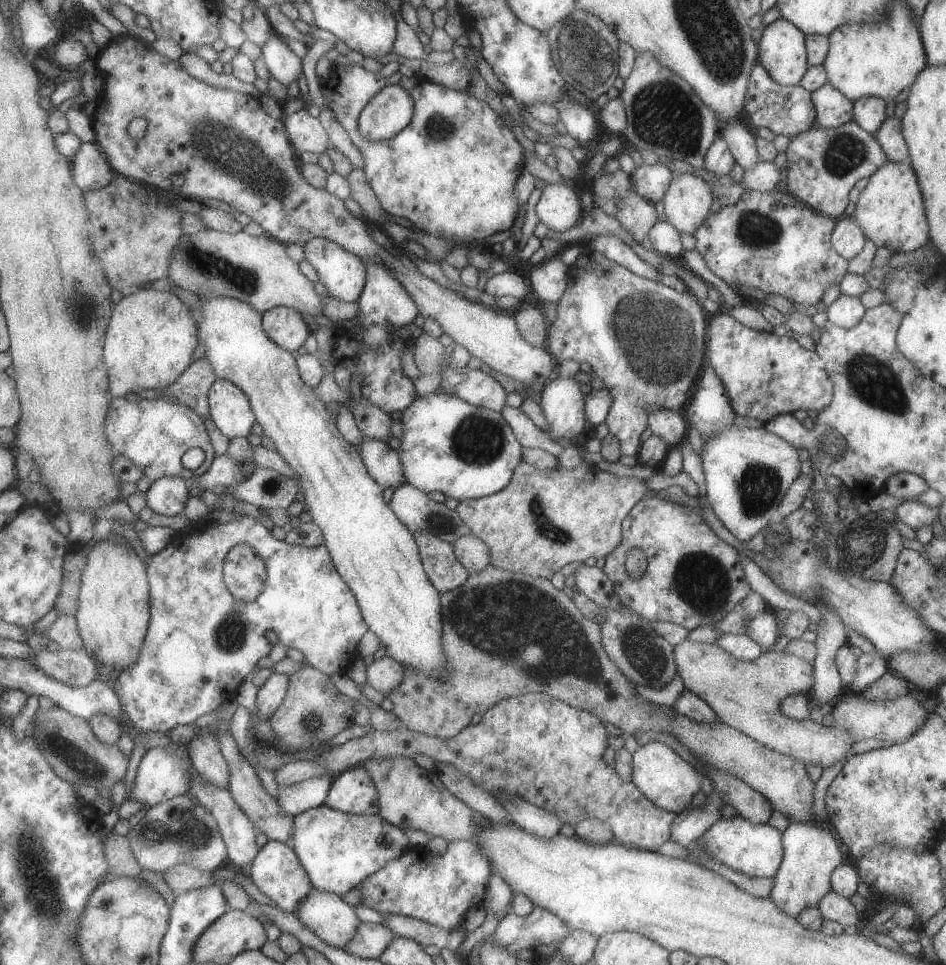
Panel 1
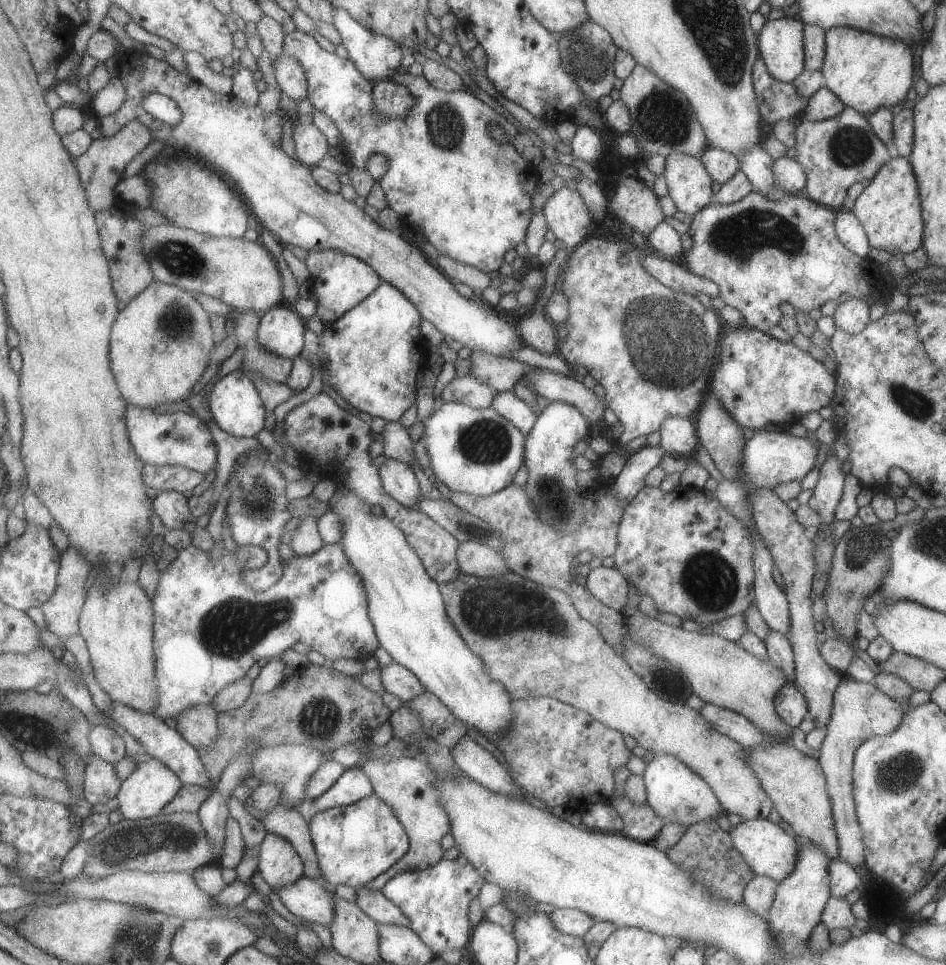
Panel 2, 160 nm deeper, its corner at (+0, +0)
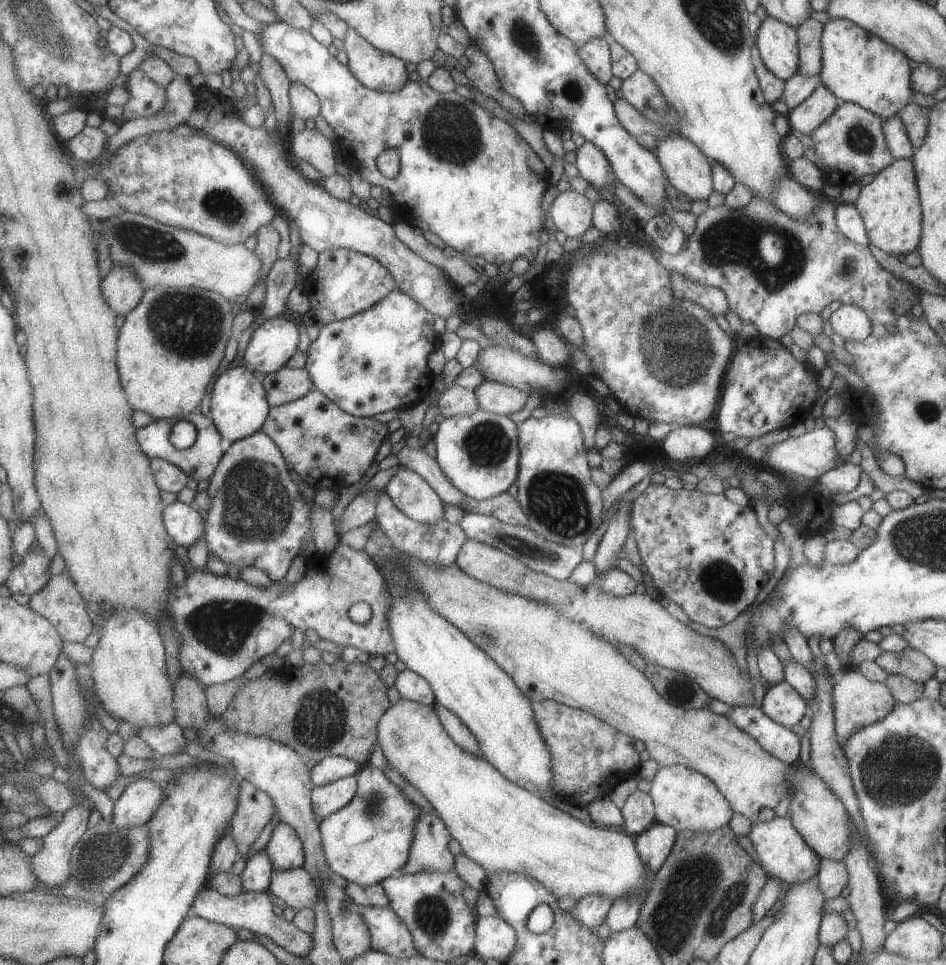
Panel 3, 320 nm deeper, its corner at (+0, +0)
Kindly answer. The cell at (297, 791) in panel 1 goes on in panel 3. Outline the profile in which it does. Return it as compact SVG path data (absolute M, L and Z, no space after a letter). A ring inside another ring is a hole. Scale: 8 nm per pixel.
M334 755L318 762L311 771L311 777L315 786L327 786L357 774L360 768L352 759Z

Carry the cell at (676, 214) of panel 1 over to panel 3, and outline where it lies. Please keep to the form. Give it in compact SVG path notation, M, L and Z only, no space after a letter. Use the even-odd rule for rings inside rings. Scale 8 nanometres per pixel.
M678 132L658 140L655 156L668 183L692 202L706 201L712 193L712 174L709 160L687 138Z

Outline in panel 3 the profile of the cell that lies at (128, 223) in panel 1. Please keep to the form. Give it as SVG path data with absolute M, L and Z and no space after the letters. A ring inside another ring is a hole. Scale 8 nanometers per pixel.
M114 264L104 278L103 291L109 306L125 318L139 306L146 289L139 276L127 264Z

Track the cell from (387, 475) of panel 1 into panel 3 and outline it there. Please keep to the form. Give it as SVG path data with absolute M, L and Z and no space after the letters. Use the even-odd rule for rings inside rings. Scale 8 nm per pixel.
M398 469L384 487L397 510L423 524L435 524L443 517L443 502L419 474Z

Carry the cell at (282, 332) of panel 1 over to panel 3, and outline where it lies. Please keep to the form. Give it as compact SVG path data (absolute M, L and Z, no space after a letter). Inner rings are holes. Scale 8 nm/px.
M291 315L271 318L252 335L243 366L260 377L277 373L299 352L299 326Z

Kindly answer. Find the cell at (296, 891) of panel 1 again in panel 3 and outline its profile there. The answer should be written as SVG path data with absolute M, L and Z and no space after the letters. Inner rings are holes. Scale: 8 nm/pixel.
M279 823L266 846L274 870L295 870L306 864L306 851L297 830L286 823Z

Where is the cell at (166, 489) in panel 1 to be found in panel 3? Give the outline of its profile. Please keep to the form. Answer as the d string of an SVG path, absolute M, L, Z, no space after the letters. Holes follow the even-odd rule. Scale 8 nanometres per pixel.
M176 500L165 506L164 522L171 539L179 547L191 548L204 538L206 522L191 504Z

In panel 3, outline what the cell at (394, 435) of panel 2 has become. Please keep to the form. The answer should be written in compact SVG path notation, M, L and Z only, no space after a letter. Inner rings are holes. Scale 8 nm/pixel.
M405 445L395 454L395 457L399 466L419 474L439 496L441 502L456 507L461 506L464 495L443 476L437 462L433 457L427 456L423 449L409 448Z

